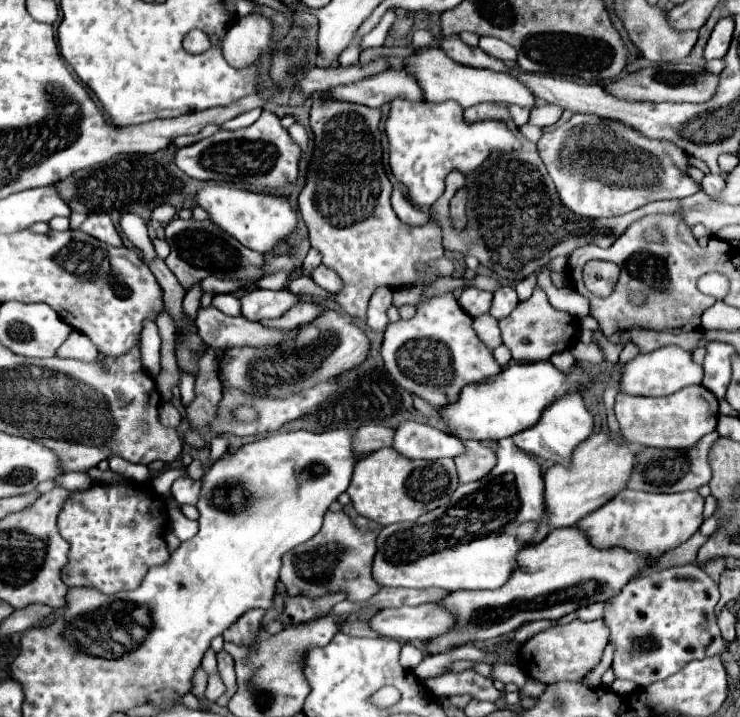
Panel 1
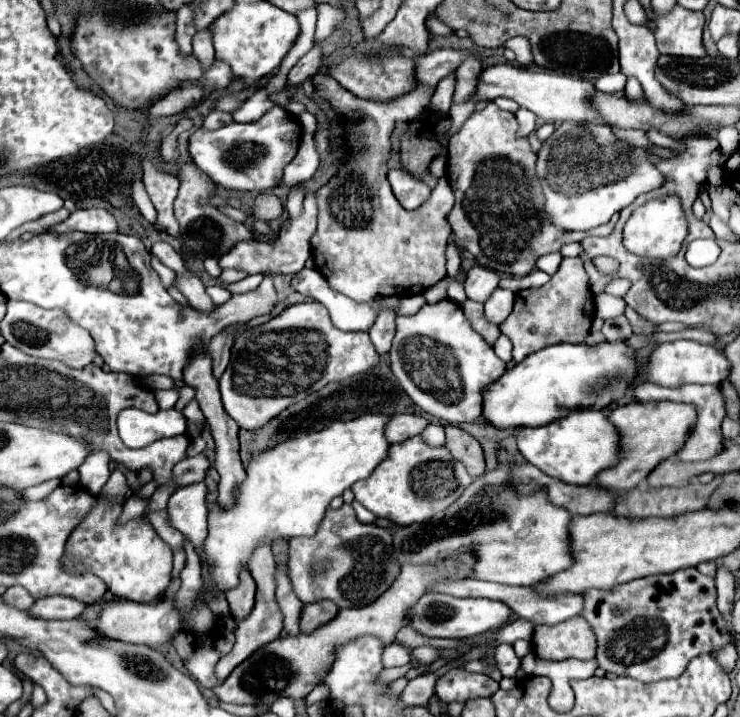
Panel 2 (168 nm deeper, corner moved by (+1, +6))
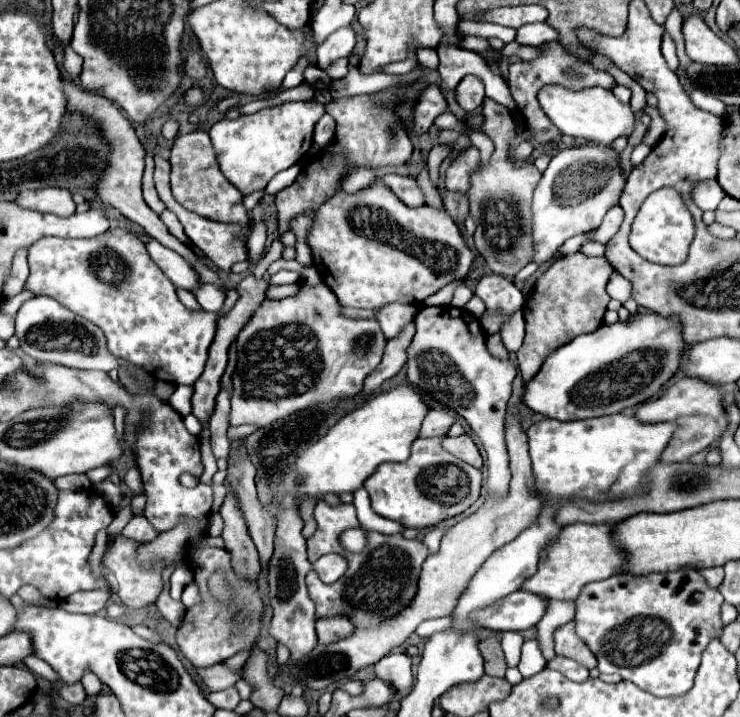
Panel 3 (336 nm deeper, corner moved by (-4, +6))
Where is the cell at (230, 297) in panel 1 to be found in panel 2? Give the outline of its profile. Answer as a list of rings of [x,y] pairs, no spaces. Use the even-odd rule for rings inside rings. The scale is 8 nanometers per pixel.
[[[223,285],[207,287],[207,295],[211,297],[211,301],[215,301],[215,305],[221,305],[221,303],[225,303],[231,297],[231,293]]]

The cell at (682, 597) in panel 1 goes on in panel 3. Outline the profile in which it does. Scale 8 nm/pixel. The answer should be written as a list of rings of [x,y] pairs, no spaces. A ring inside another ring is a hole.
[[[678,569],[672,573],[650,573],[642,577],[612,575],[604,581],[584,585],[576,599],[576,633],[588,643],[598,659],[600,673],[618,673],[622,679],[636,683],[640,689],[658,695],[682,695],[694,683],[700,655],[710,641],[720,639],[724,623],[720,619],[722,595],[710,587],[696,569]]]

